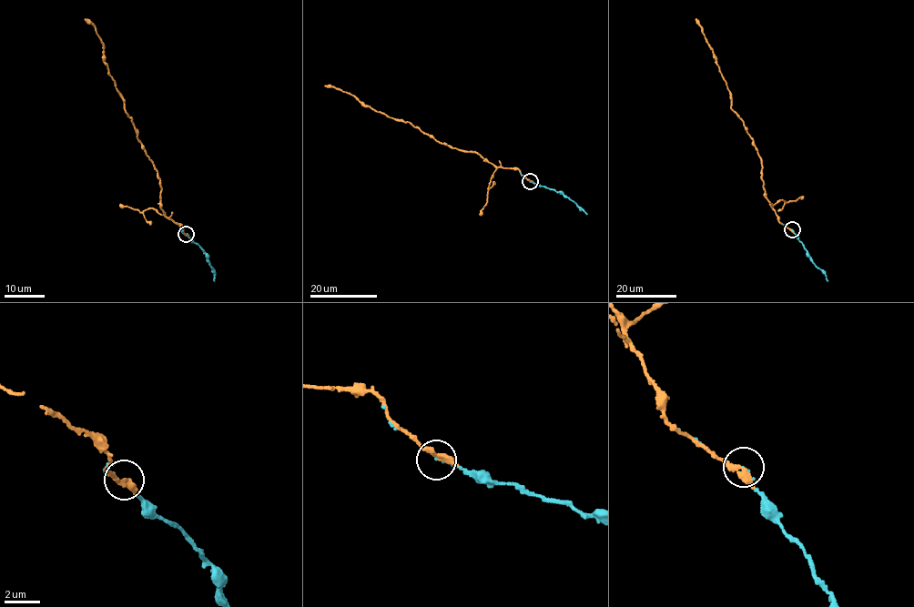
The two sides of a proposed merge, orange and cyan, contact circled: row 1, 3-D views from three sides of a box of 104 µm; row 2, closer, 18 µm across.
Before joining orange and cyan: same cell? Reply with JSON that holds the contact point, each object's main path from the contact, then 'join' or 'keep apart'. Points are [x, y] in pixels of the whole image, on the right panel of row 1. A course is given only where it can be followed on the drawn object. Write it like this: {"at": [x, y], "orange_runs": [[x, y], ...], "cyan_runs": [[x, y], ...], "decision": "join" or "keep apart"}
{"at": [792, 229], "orange_runs": [[792, 229], [778, 221], [765, 196], [761, 159], [741, 118], [731, 108], [730, 93], [695, 18]], "cyan_runs": [[792, 229], [810, 260], [825, 275], [827, 281]], "decision": "join"}

